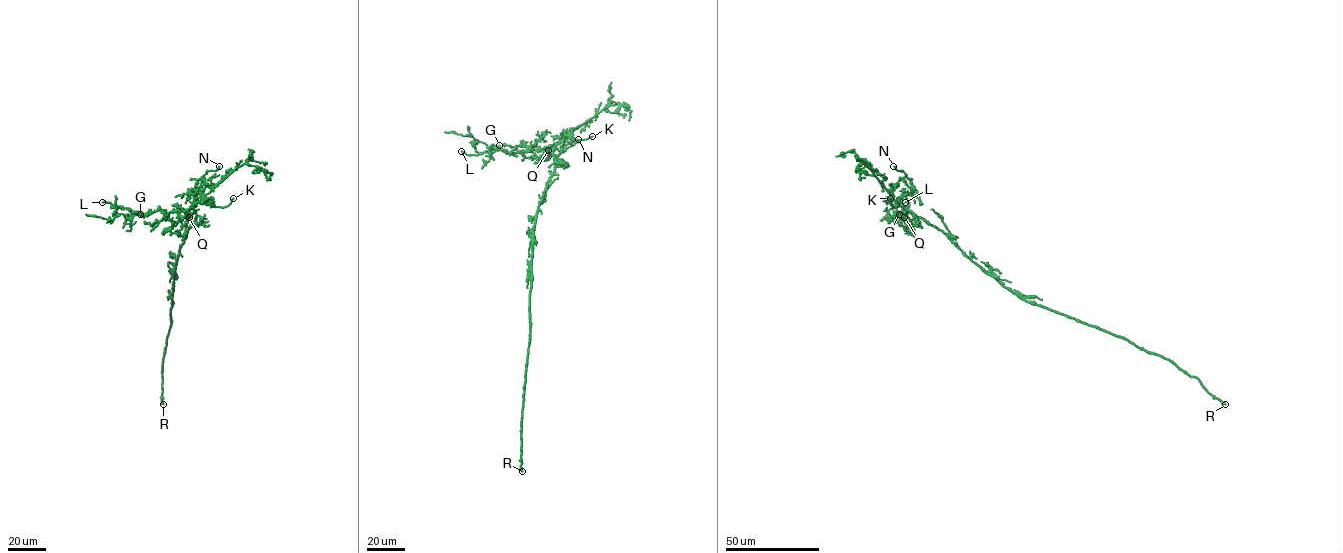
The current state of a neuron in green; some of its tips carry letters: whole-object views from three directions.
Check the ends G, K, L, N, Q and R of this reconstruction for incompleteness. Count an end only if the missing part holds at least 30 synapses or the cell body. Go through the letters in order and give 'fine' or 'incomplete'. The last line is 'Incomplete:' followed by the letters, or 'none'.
G: incomplete
K: fine
L: incomplete
N: fine
Q: fine
R: incomplete
Incomplete: G, L, R

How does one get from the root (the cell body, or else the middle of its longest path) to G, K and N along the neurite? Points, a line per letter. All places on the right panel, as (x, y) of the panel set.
G: (1005, 288), (986, 274), (941, 230), (907, 209), (906, 214), (899, 214)
K: (1005, 288), (986, 274), (941, 230), (892, 198), (887, 198), (894, 207), (890, 198)
N: (1005, 288), (986, 274), (941, 230), (893, 199), (892, 185), (906, 176), (893, 166)

